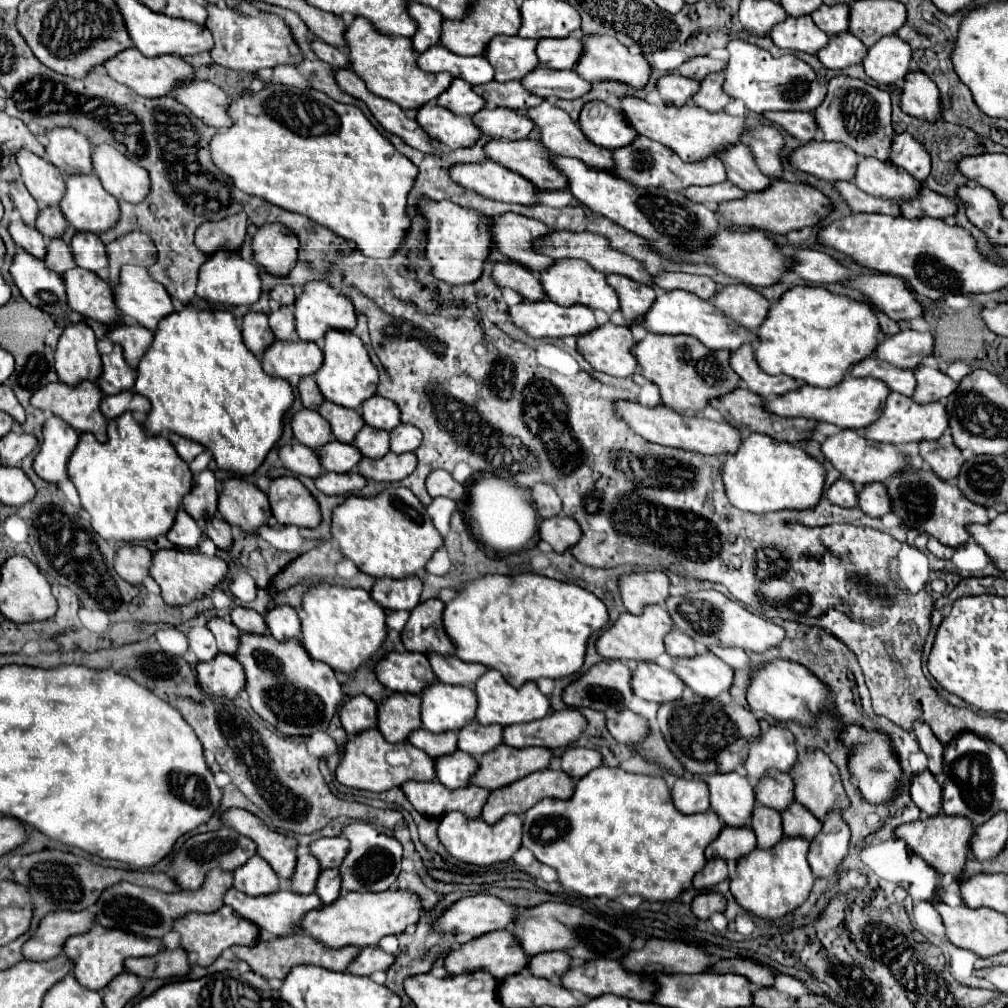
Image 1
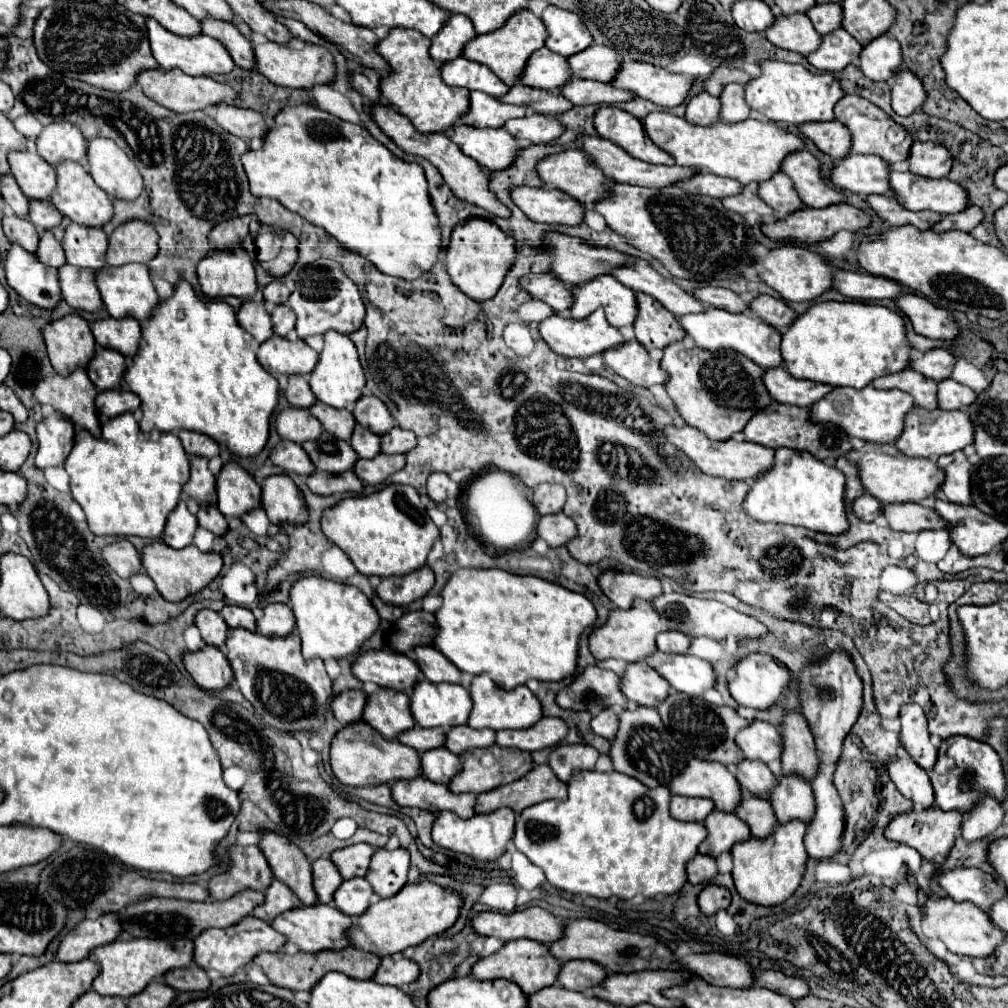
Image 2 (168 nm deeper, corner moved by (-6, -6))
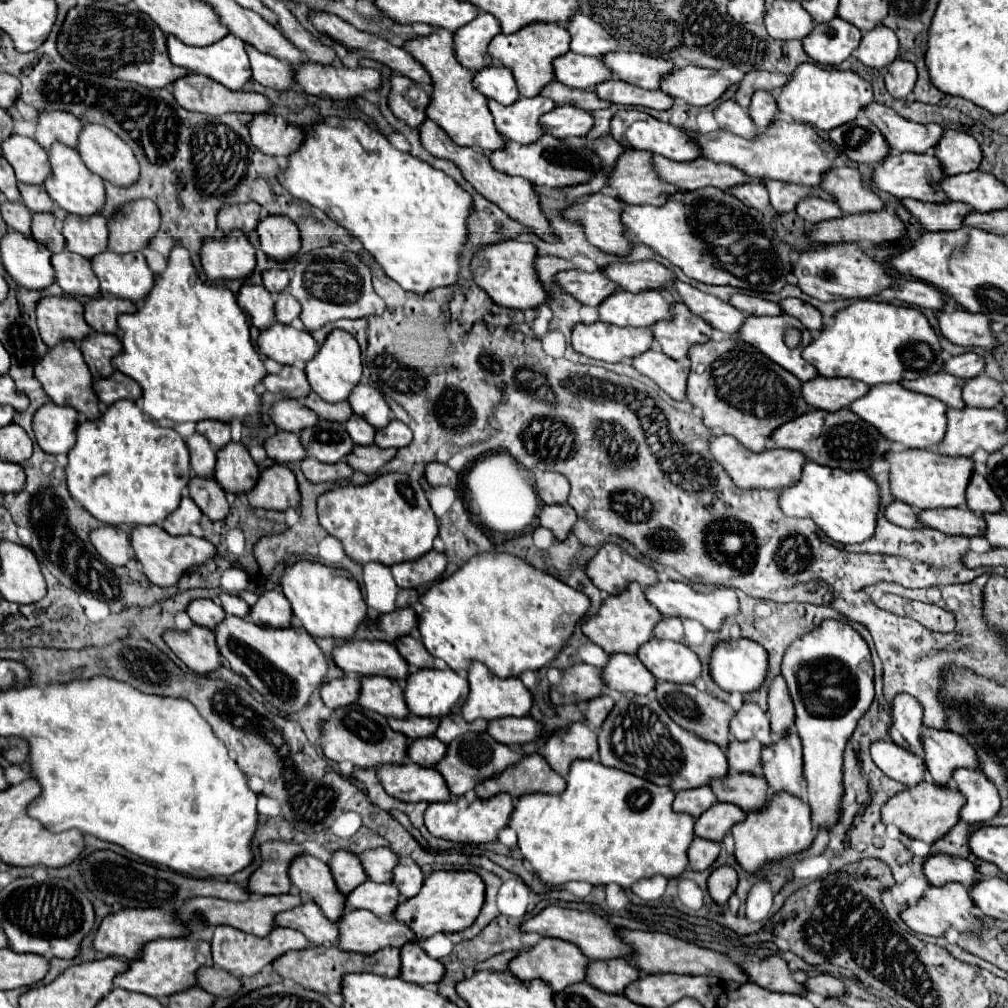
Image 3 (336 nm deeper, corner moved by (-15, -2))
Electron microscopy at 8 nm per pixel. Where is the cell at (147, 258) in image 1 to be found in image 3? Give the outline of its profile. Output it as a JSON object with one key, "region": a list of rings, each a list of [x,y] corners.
{"region":[[[153,200],[125,204],[109,222],[109,250],[117,254],[143,250],[159,230],[159,208]]]}

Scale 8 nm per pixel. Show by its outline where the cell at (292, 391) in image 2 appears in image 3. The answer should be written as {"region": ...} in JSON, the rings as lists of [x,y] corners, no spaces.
{"region":[[[283,366],[279,374],[267,374],[261,382],[269,392],[281,398],[297,398],[303,400],[311,388],[305,376],[305,370],[301,366]]]}

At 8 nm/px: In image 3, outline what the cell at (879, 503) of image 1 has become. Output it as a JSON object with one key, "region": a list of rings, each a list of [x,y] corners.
{"region":[[[961,508],[923,510],[919,512],[919,518],[925,526],[945,532],[947,536],[973,538],[973,536],[983,536],[985,532],[983,516],[975,514],[973,510],[961,510]]]}

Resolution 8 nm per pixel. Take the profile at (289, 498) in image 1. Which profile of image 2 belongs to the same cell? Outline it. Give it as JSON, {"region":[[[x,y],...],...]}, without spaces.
{"region":[[[276,474],[266,478],[262,488],[262,508],[272,524],[304,524],[308,520],[306,502],[298,486],[286,476]]]}

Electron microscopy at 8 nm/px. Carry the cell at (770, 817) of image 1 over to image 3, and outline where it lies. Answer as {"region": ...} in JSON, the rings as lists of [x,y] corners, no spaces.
{"region":[[[727,774],[723,780],[711,780],[711,790],[721,802],[733,802],[745,812],[757,810],[767,802],[767,782],[763,776]]]}

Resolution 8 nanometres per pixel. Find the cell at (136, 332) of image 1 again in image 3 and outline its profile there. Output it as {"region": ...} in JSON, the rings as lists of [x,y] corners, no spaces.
{"region":[[[91,298],[85,304],[85,320],[87,324],[103,334],[115,334],[117,332],[117,316],[125,312],[135,312],[135,304],[131,300],[119,300],[119,298]]]}

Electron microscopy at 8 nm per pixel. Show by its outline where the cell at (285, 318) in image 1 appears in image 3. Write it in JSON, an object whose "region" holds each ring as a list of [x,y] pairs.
{"region":[[[281,292],[275,300],[275,318],[277,318],[277,322],[291,324],[291,320],[295,320],[299,314],[301,314],[299,302],[289,292]]]}

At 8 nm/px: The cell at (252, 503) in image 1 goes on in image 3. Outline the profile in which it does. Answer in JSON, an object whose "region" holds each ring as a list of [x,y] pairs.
{"region":[[[229,442],[217,452],[215,480],[225,492],[249,492],[259,478],[259,468],[241,442]]]}

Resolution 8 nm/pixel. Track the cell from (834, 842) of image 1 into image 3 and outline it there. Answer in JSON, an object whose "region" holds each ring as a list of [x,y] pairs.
{"region":[[[823,620],[815,632],[803,634],[799,640],[787,648],[781,662],[783,678],[787,680],[787,688],[795,706],[795,730],[803,744],[803,772],[809,782],[807,786],[807,802],[811,806],[811,818],[815,826],[831,828],[837,820],[837,808],[841,804],[843,794],[843,750],[853,734],[859,718],[869,710],[873,702],[873,660],[867,642],[855,632],[849,624],[837,620]]]}

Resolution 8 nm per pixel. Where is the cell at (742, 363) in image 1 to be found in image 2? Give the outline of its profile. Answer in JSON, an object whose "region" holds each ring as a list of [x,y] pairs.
{"region":[[[784,366],[766,368],[762,374],[762,382],[764,382],[766,390],[770,392],[772,400],[782,402],[782,404],[802,406],[802,408],[812,406],[816,400],[820,400],[822,396],[826,396],[832,390],[832,386],[828,386],[828,384],[792,378],[784,370]]]}

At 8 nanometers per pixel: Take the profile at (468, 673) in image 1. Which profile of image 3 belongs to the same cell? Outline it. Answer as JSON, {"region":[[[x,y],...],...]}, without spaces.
{"region":[[[401,636],[395,642],[395,648],[411,668],[433,668],[433,658],[425,652],[425,646],[415,636]]]}

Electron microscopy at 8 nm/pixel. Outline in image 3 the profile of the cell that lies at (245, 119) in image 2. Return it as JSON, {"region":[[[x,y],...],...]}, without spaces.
{"region":[[[257,114],[249,124],[249,132],[253,144],[267,156],[287,158],[289,152],[295,152],[305,140],[305,134],[299,126],[277,114]]]}

